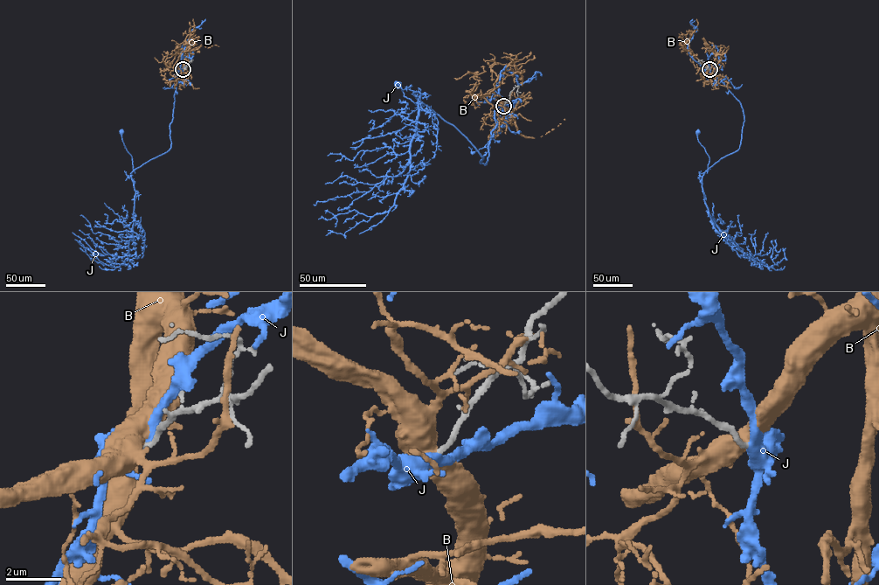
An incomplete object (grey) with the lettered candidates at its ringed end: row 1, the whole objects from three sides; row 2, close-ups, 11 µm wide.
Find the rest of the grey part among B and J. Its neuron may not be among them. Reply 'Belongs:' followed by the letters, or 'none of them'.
Belongs: none of them

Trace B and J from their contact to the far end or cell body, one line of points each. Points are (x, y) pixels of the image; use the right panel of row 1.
B: (709, 69), (705, 71), (702, 63), (685, 46), (695, 28), (691, 21)
J: (709, 69), (741, 106), (744, 121), (739, 148), (708, 170), (709, 157), (698, 141), (698, 132)

